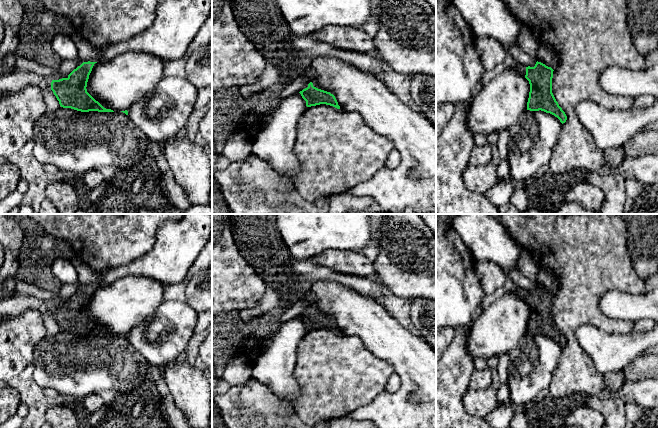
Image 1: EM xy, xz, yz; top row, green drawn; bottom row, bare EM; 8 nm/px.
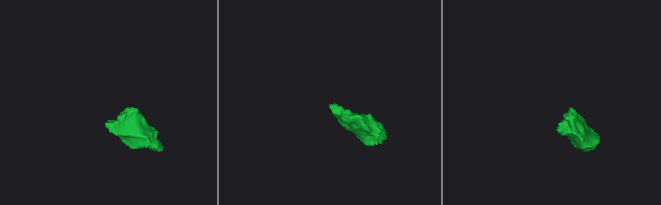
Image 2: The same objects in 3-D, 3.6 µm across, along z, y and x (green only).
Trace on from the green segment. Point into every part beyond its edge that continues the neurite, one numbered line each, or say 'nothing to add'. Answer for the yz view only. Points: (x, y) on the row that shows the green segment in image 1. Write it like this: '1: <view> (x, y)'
1: yz (509, 62)

